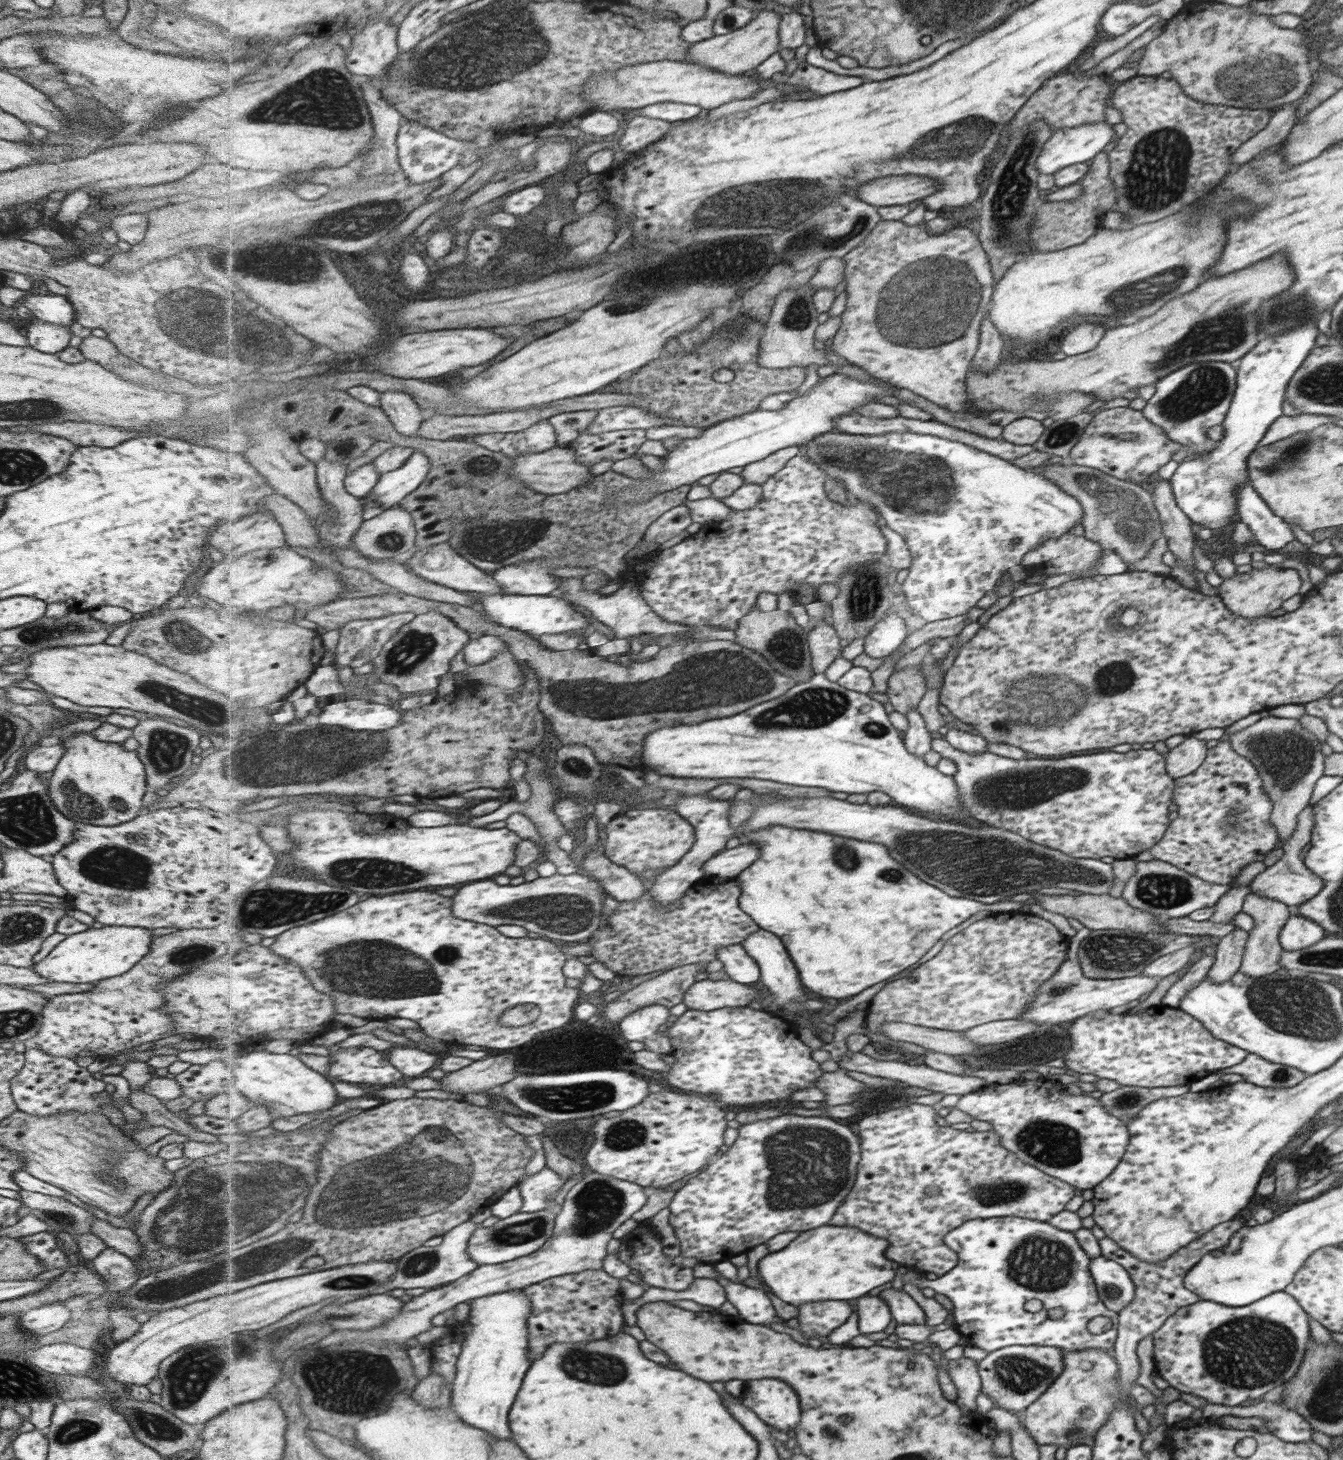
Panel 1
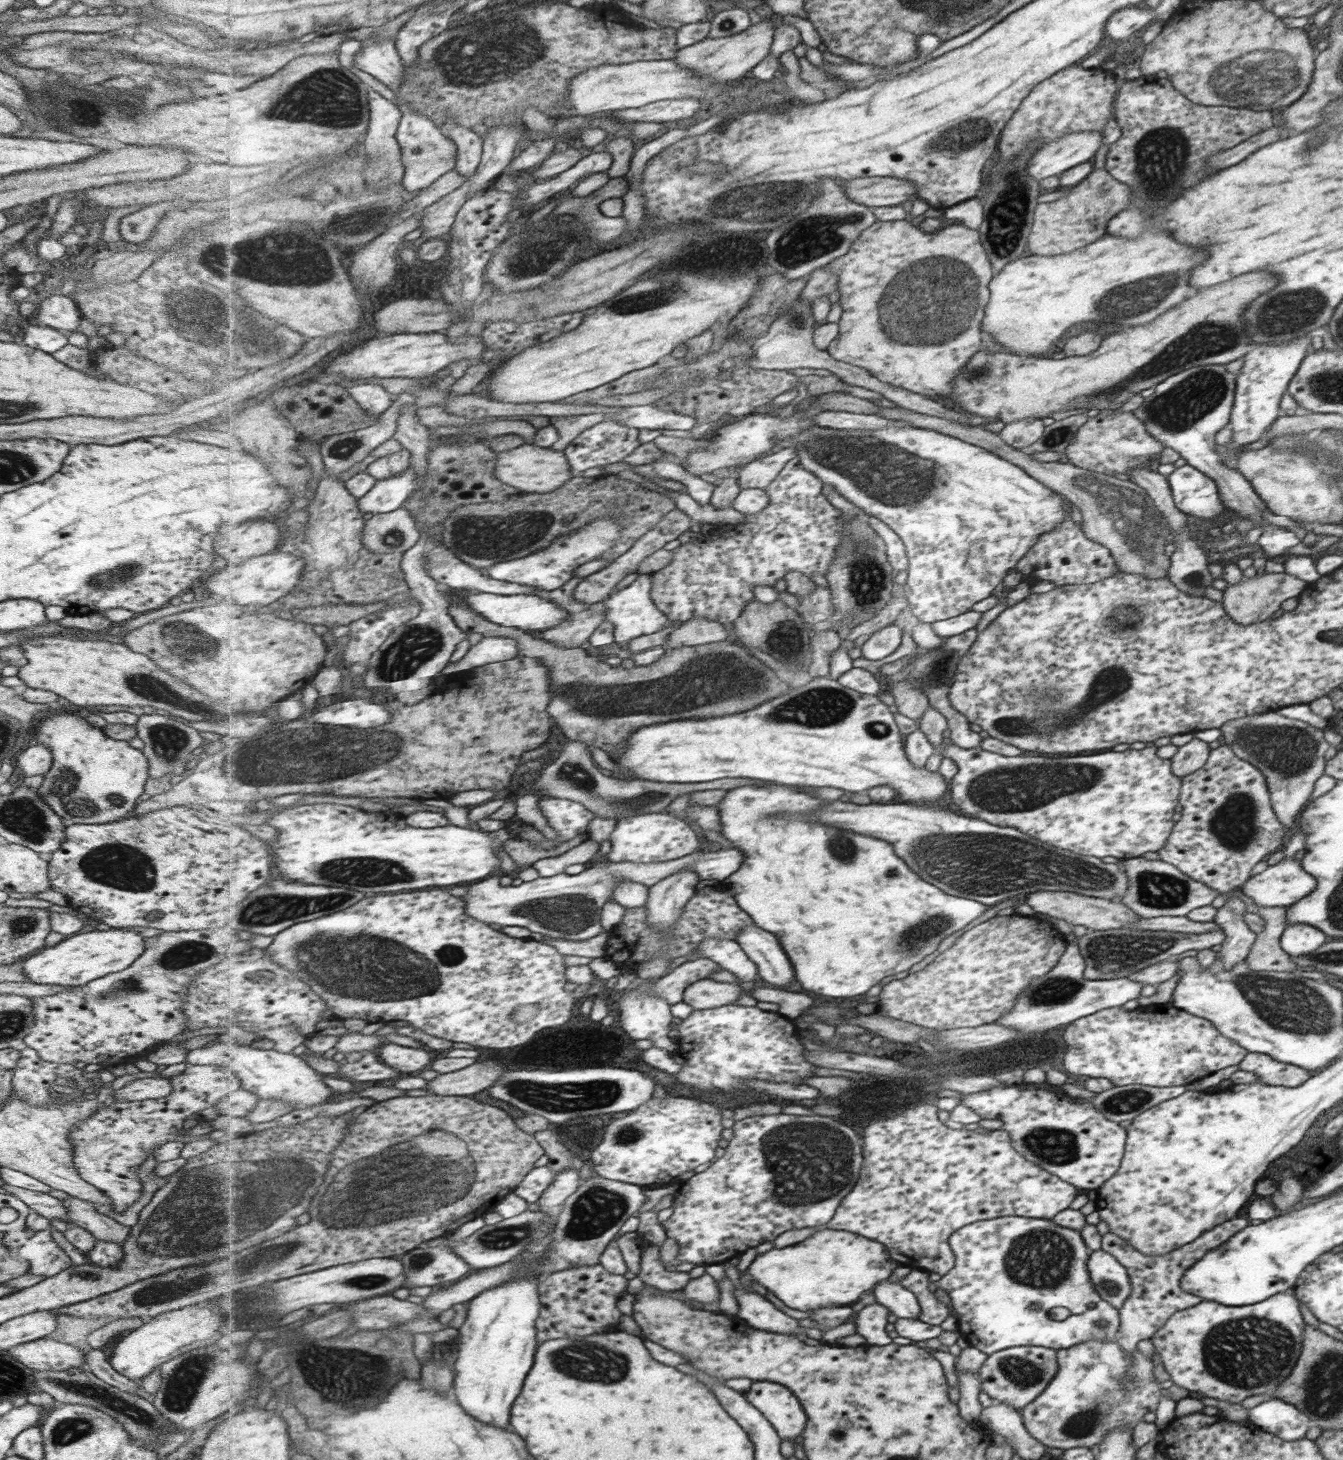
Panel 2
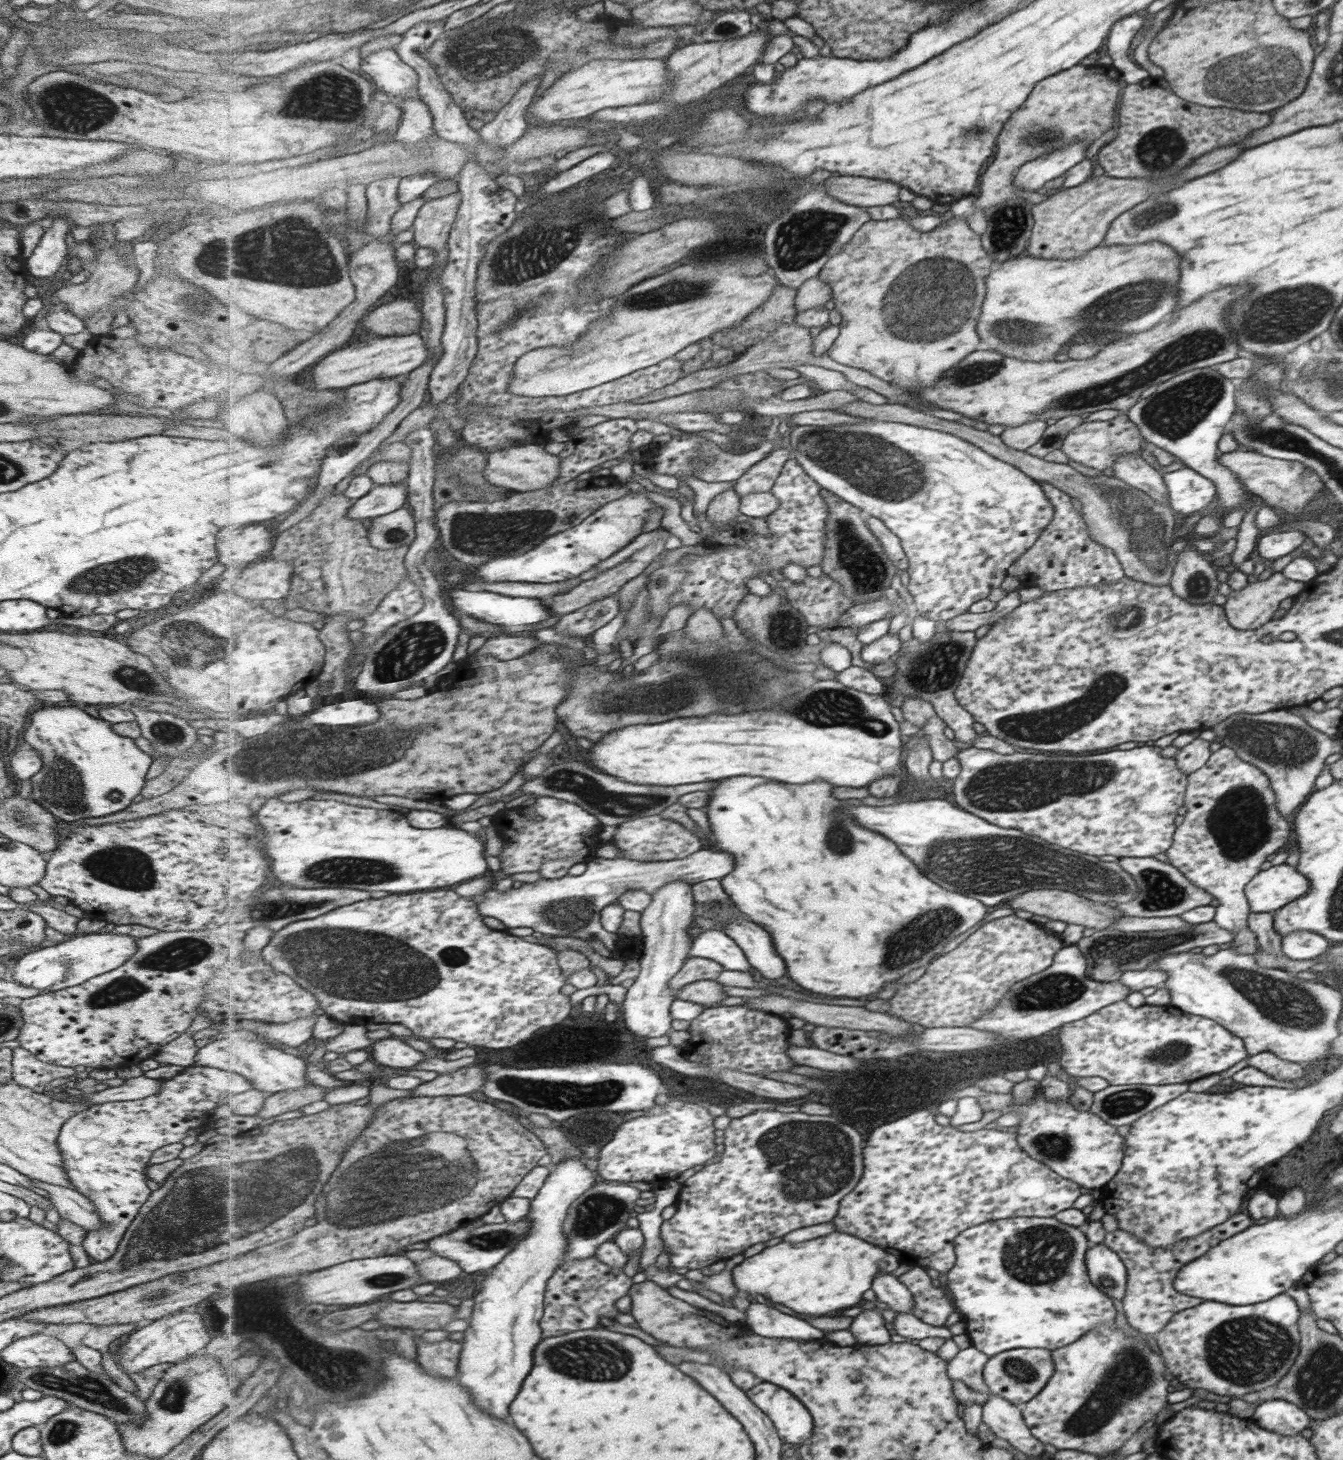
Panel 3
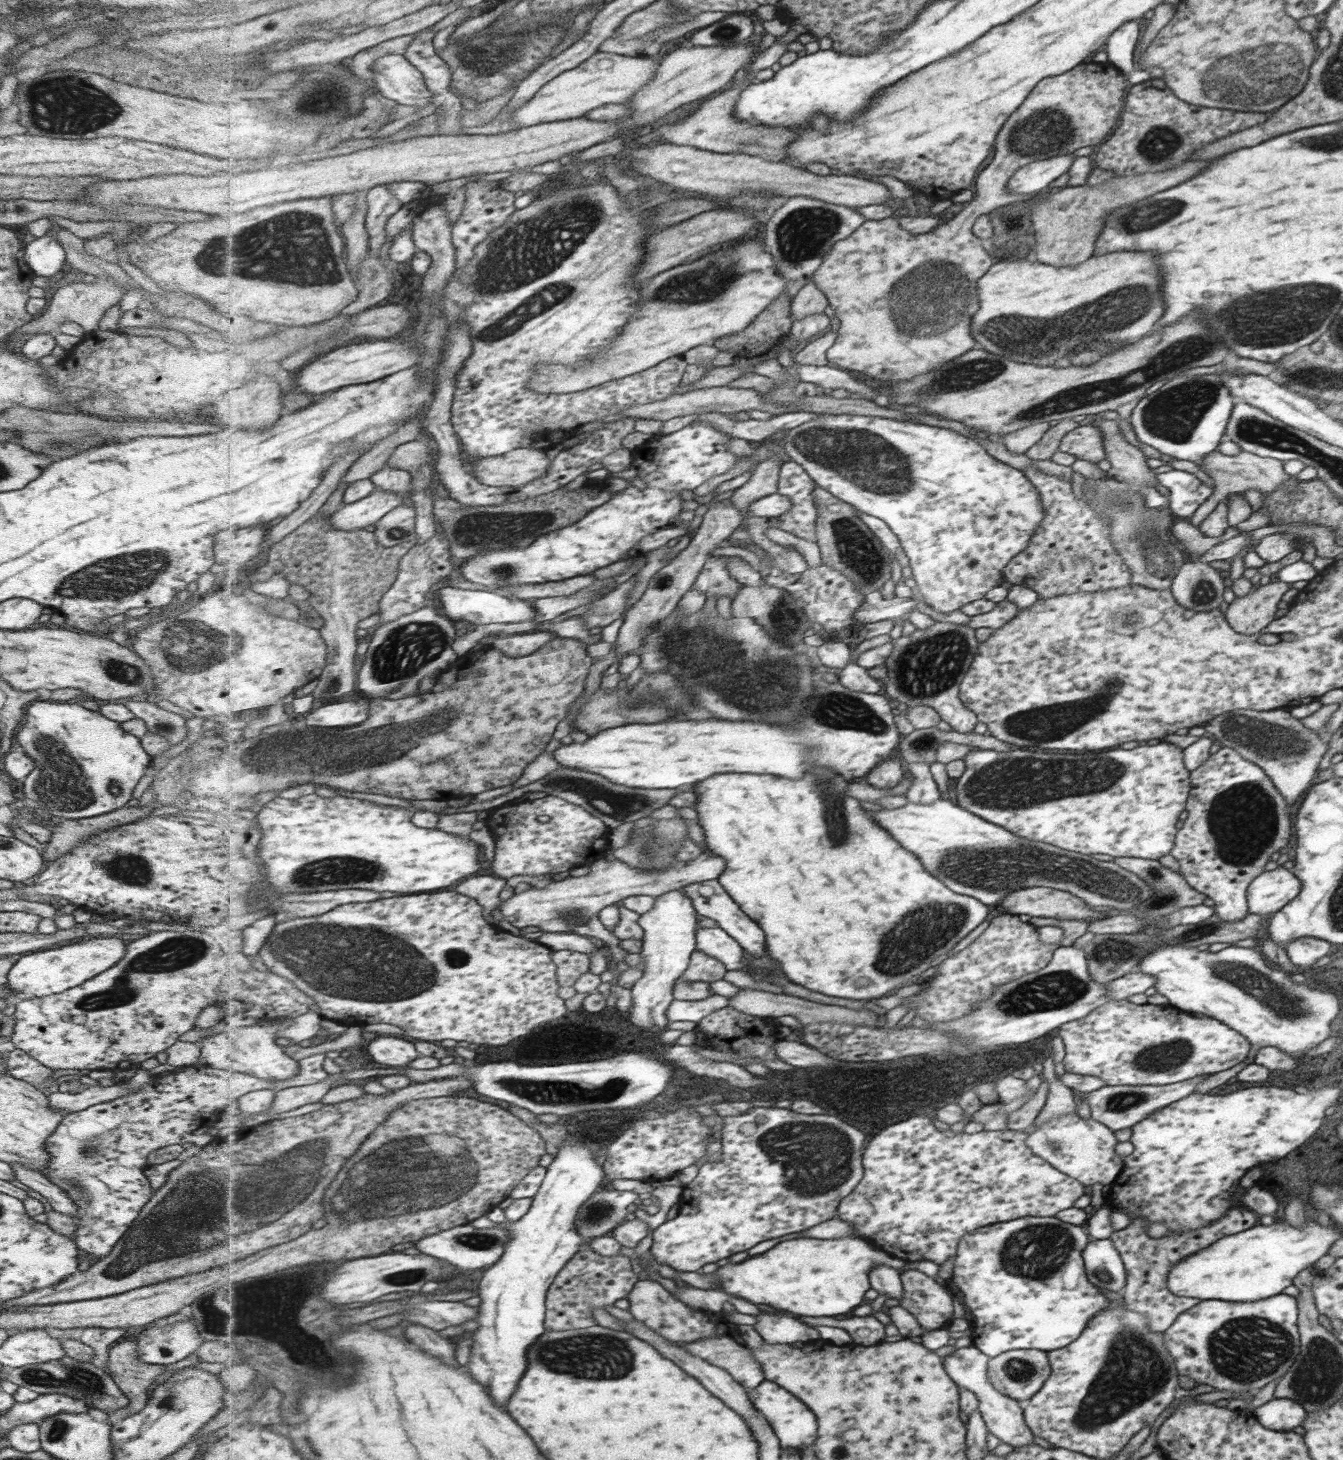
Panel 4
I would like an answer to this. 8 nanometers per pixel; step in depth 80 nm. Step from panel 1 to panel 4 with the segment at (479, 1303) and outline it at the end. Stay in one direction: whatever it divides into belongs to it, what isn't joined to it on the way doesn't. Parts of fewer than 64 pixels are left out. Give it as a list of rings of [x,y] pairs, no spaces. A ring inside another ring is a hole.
[[[566,1136],[569,1140],[566,1143],[563,1143],[560,1146],[559,1152],[553,1158],[553,1161],[548,1165],[548,1171],[540,1188],[540,1191],[537,1193],[537,1196],[534,1196],[534,1201],[532,1207],[529,1209],[529,1212],[523,1217],[520,1218],[517,1222],[499,1222],[498,1224],[489,1220],[486,1215],[479,1216],[477,1220],[473,1220],[473,1222],[469,1222],[471,1226],[475,1226],[475,1228],[486,1229],[490,1227],[499,1227],[506,1228],[508,1233],[510,1234],[510,1241],[505,1247],[505,1252],[503,1256],[493,1265],[493,1267],[487,1269],[480,1281],[478,1288],[478,1296],[481,1299],[480,1305],[480,1315],[477,1322],[480,1326],[472,1332],[473,1337],[471,1342],[473,1342],[473,1354],[471,1362],[466,1365],[466,1368],[471,1371],[471,1374],[481,1383],[484,1384],[488,1391],[493,1396],[493,1400],[499,1404],[499,1406],[503,1406],[505,1408],[505,1404],[509,1402],[509,1398],[513,1396],[513,1392],[515,1392],[515,1388],[517,1388],[517,1384],[519,1384],[519,1380],[521,1380],[521,1376],[525,1374],[525,1370],[528,1370],[528,1352],[533,1343],[536,1343],[537,1340],[541,1338],[548,1331],[546,1327],[546,1301],[548,1300],[548,1292],[552,1288],[553,1282],[557,1279],[557,1276],[564,1271],[566,1267],[568,1267],[568,1262],[584,1248],[584,1238],[582,1234],[579,1232],[577,1228],[576,1222],[577,1219],[580,1218],[580,1209],[592,1198],[593,1195],[596,1194],[597,1191],[601,1190],[604,1185],[608,1183],[608,1178],[606,1176],[605,1167],[597,1160],[595,1160],[595,1156],[593,1156],[593,1150],[585,1144],[585,1142],[577,1141],[571,1139],[571,1136]]]

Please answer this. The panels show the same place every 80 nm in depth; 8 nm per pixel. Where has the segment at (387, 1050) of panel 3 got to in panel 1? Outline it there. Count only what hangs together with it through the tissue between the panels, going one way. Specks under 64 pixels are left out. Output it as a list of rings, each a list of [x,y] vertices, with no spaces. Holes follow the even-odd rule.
[[[394,1046],[387,1053],[388,1059],[409,1078],[423,1077],[423,1074],[437,1068],[439,1064],[439,1058],[435,1056],[435,1052],[431,1054],[419,1048]]]

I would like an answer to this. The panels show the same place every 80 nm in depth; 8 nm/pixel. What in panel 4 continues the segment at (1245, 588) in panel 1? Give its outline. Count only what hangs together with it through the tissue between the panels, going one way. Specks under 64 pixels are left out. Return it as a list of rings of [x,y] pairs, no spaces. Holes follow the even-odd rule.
[[[1281,580],[1259,585],[1257,590],[1251,589],[1243,597],[1235,597],[1223,615],[1234,631],[1247,636],[1257,634],[1275,620],[1276,604],[1291,588]]]

